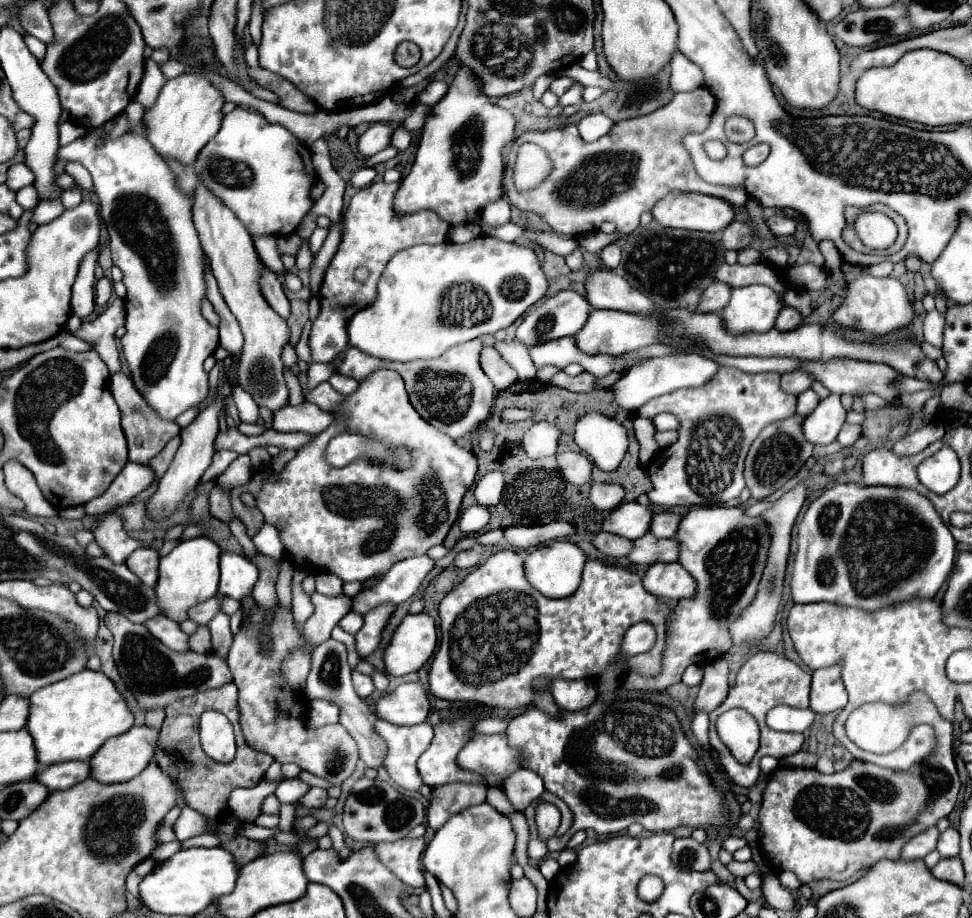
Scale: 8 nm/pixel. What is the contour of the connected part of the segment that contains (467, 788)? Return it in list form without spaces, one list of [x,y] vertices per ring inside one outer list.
[[[446,784],[432,790],[434,800],[428,806],[428,826],[432,832],[438,832],[446,820],[474,804],[482,804],[486,800],[486,786],[472,786],[472,784]]]

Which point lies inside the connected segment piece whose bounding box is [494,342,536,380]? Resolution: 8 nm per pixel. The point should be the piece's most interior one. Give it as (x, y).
(516, 355)

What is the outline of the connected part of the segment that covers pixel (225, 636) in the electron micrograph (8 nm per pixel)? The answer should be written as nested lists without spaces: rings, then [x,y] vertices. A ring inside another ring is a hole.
[[[216,614],[210,624],[208,630],[212,634],[212,652],[216,652],[220,658],[226,660],[230,646],[232,646],[232,632],[230,629],[230,618],[226,614]]]

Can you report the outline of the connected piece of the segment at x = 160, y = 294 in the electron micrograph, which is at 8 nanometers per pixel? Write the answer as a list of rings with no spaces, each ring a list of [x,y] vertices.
[[[106,122],[100,128],[88,130],[84,138],[60,146],[60,160],[80,162],[88,168],[94,180],[100,216],[110,232],[112,260],[124,272],[122,282],[128,288],[124,300],[126,334],[122,336],[122,350],[134,386],[162,420],[176,420],[192,404],[200,404],[208,396],[208,374],[202,364],[218,346],[218,328],[206,322],[200,314],[200,302],[206,296],[202,248],[192,222],[192,204],[176,184],[172,184],[172,172],[168,172],[168,166],[156,154],[152,144],[138,132],[126,132],[120,138],[112,138],[112,128],[114,122]]]

